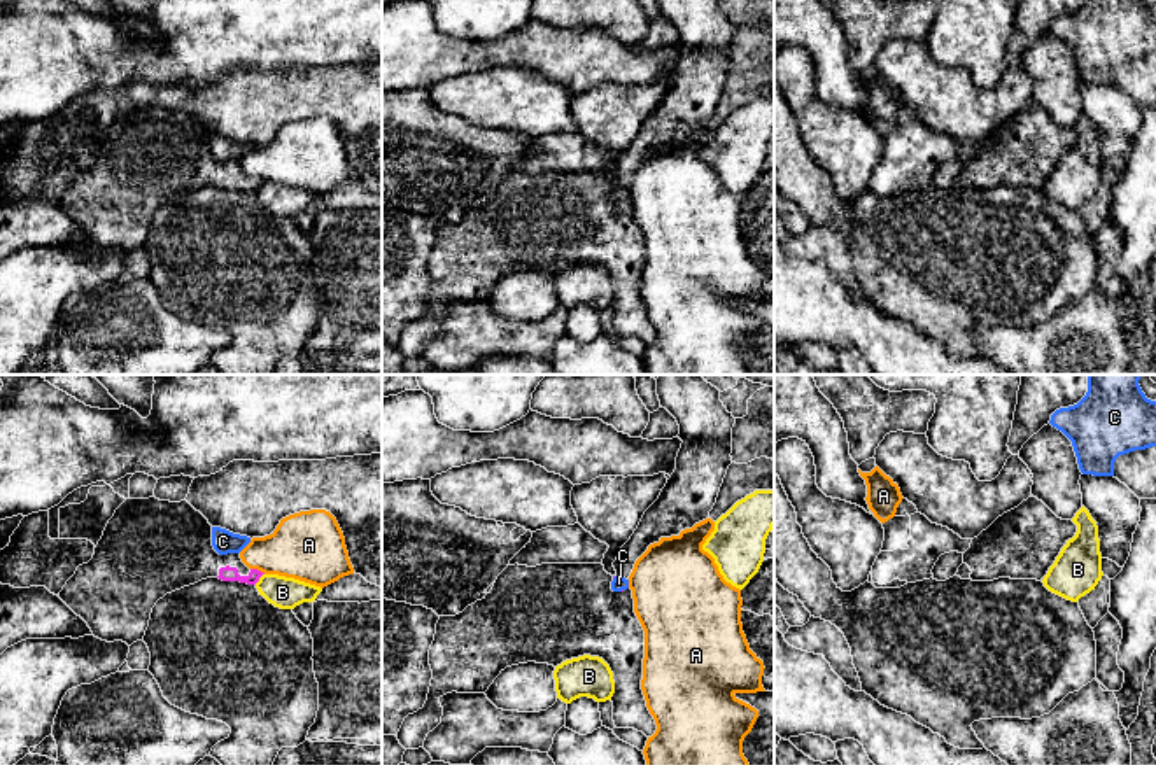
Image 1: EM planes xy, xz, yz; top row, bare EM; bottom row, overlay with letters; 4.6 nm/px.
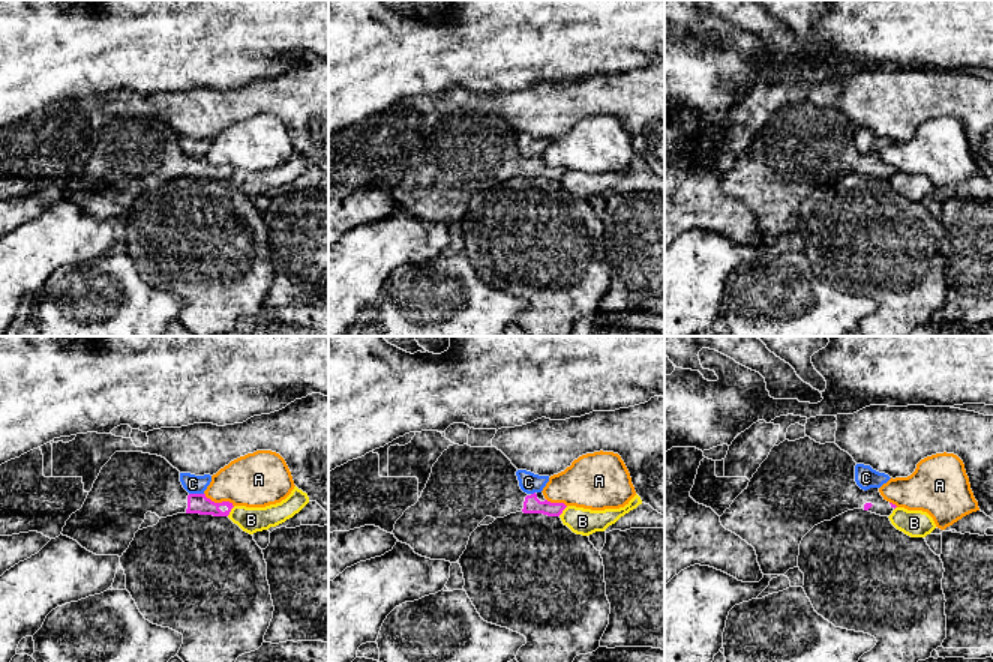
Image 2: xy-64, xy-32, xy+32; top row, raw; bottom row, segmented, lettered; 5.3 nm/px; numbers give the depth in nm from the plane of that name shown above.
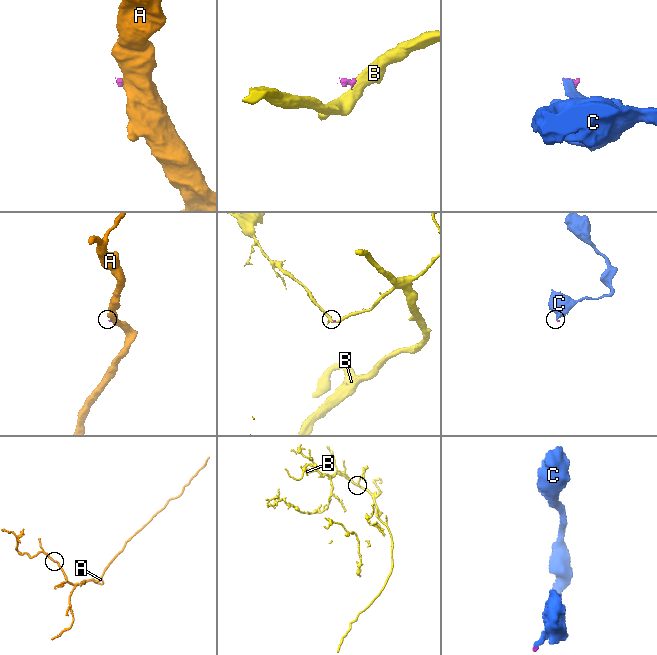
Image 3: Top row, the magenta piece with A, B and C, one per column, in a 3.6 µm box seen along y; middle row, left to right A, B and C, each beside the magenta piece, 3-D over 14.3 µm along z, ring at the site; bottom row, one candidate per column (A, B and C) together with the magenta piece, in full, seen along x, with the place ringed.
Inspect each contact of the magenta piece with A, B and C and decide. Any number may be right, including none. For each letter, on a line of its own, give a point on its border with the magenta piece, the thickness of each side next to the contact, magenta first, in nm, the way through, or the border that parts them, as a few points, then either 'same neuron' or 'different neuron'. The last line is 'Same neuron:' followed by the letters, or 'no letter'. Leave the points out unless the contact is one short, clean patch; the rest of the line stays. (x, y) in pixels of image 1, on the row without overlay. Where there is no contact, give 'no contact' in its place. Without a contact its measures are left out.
A: contact xy (256, 177); calibres 70 and 300 nm; border xy (251, 175), (265, 181); different neuron
B: contact xy (260, 184); calibres 70 and 150 nm; border xy (263, 181), (254, 191); different neuron
C: no contact; different neuron
Same neuron: no letter

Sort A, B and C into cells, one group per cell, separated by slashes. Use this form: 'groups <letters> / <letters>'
groups A / B / C

